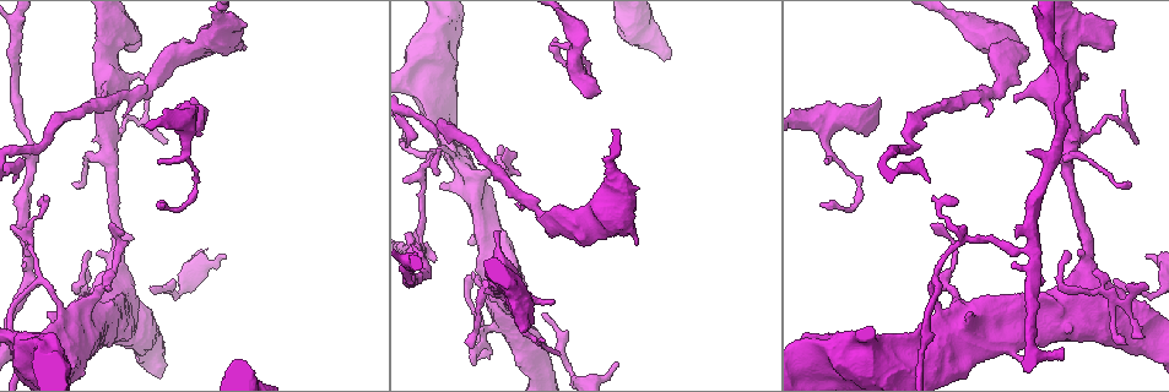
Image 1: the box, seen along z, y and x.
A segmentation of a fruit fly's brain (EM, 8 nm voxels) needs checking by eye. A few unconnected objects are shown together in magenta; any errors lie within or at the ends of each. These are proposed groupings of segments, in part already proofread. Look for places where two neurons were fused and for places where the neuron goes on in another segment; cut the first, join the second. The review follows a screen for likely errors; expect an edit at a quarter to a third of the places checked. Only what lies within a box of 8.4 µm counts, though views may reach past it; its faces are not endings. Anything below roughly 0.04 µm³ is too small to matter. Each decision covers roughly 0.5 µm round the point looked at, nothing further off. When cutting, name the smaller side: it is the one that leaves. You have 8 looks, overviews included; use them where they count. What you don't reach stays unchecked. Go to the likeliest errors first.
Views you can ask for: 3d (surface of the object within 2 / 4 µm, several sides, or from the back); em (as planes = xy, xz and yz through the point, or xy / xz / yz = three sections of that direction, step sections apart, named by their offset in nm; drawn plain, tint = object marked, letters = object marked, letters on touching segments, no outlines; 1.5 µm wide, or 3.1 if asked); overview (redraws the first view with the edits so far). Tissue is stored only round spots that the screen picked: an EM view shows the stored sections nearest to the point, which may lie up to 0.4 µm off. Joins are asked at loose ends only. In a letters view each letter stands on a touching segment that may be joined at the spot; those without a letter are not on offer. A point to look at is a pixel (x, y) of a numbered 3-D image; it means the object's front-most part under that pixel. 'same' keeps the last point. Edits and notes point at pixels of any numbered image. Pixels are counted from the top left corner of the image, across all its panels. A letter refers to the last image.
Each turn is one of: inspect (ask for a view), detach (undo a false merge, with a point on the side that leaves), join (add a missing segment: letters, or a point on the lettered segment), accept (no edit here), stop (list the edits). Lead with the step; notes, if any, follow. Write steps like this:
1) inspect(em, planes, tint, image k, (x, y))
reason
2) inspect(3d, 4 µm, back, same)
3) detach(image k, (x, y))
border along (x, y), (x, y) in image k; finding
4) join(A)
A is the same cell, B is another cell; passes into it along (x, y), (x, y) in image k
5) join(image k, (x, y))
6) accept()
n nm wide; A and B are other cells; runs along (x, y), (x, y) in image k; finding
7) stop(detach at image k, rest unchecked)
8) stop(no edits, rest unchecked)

inspect(em, yz, step 4, tint, image 1, (197, 103))
an open end

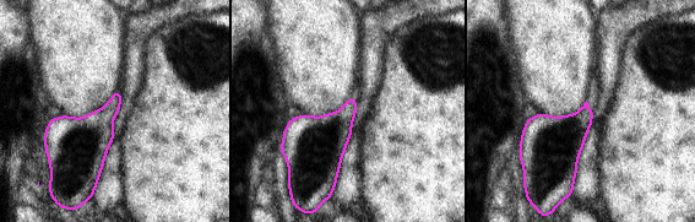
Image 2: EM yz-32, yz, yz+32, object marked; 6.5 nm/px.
inspect(em, planes, letters, same)

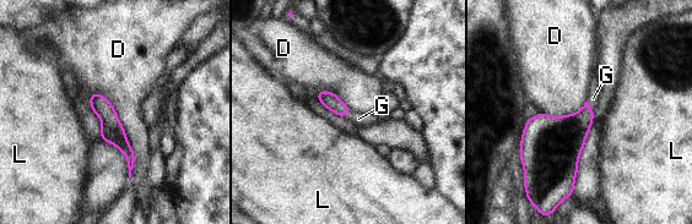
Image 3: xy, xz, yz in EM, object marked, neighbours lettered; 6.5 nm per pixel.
join(G)
G is the same cell, D and L are other cells; passes into it along (566, 136), (588, 105), (593, 98) in image 3; the neuron continues

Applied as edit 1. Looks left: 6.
inspect(3d, 4 µm, image 1, (518, 204))
free end

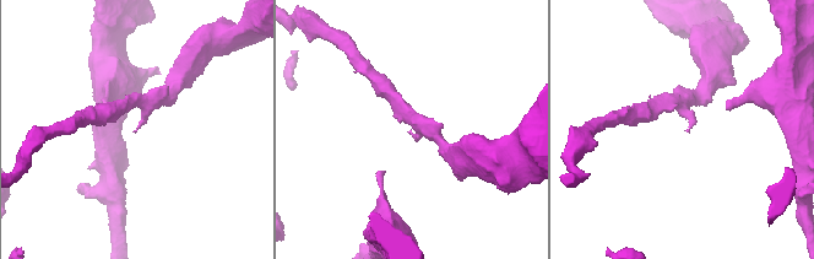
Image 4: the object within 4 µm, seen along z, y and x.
inspect(em, xy, step 4, tint, image 4, (688, 132))

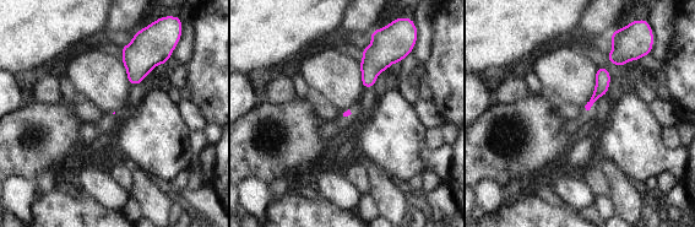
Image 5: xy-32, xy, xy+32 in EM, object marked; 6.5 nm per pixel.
inspect(em, planes, letters, same)
another direction

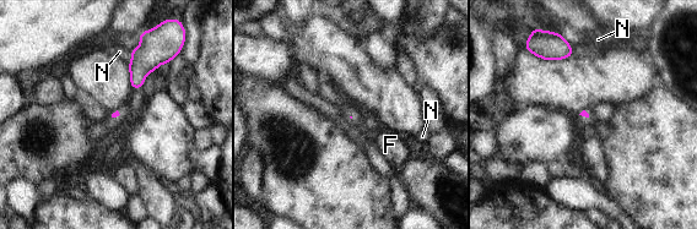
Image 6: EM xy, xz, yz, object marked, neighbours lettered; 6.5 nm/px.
accept()
F and N are other cells; border along (130, 50), (131, 59), (128, 64) in image 6; no lettered segment goes on from it

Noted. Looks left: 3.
inspect(em, planes, letters, image 1, (1087, 76))
an open end

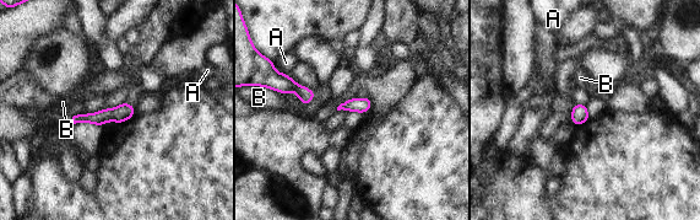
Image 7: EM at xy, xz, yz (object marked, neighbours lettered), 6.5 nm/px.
accept()
B touches over 110 nm; A and B are other cells; runs along (131, 110), (99, 118), (75, 119) in image 7; no lettered segment goes on from it

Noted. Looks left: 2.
stop(join at image 3, rest unchecked)

